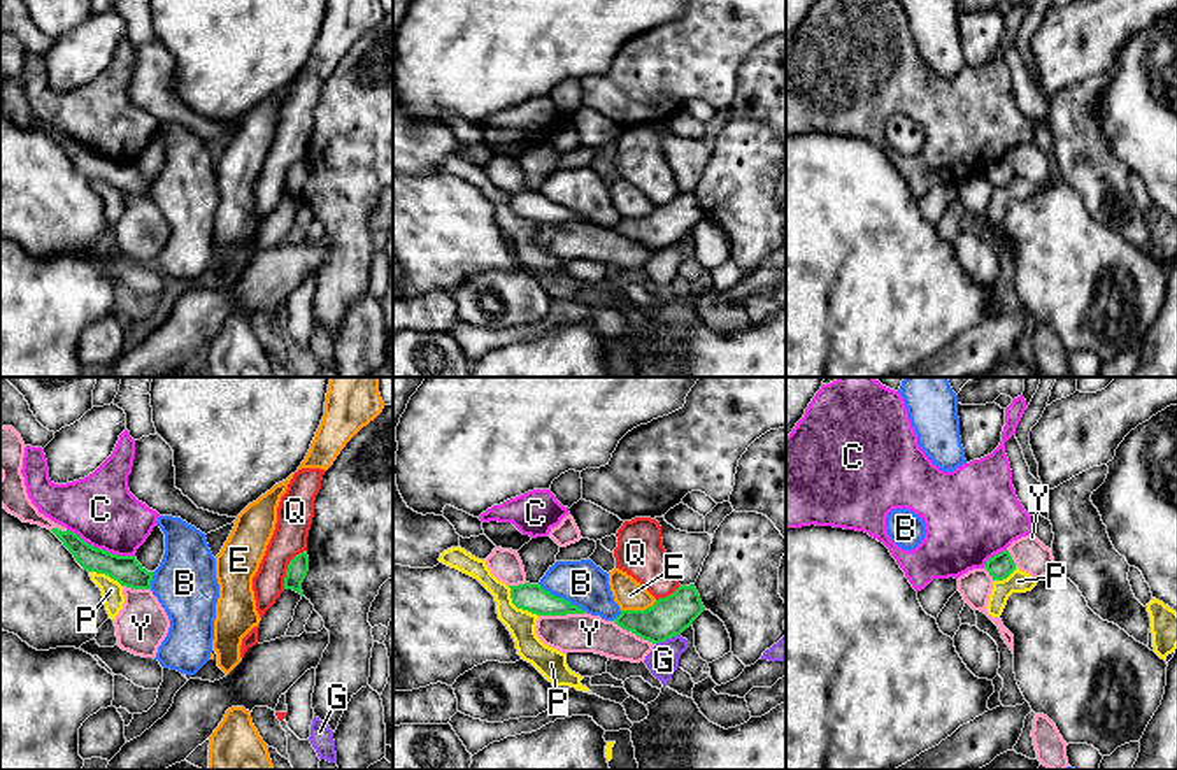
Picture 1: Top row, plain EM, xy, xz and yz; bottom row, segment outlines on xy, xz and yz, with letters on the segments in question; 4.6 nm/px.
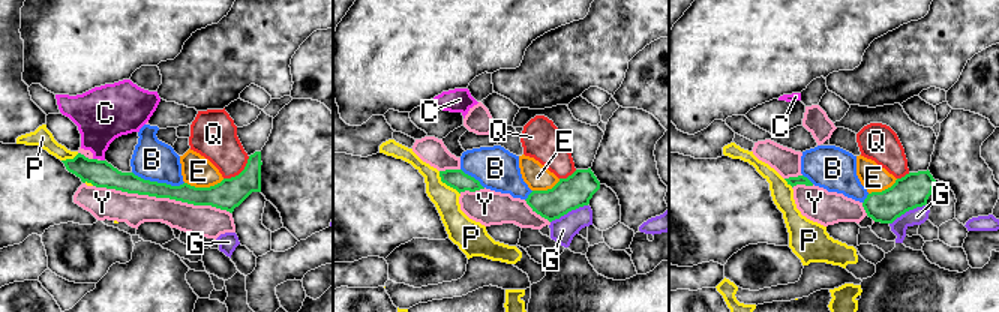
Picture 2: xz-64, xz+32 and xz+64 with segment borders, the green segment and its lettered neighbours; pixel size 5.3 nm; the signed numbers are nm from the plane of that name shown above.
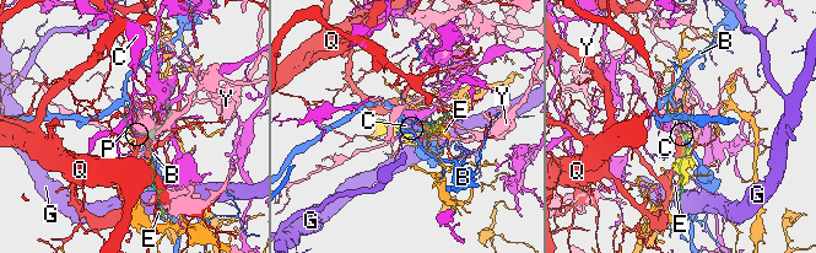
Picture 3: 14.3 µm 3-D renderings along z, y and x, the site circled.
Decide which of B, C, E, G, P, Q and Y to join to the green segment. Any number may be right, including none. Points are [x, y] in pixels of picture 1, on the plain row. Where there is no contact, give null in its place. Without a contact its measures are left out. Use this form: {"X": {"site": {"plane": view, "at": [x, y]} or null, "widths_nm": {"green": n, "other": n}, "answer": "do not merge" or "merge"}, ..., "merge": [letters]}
{"B": {"site": {"plane": "xz", "at": [562, 206]}, "widths_nm": {"green": 130, "other": 200}, "answer": "do not merge"}, "C": {"site": {"plane": "xy", "at": [100, 156]}, "widths_nm": {"green": 140, "other": 320}, "answer": "do not merge"}, "E": {"site": {"plane": "xz", "at": [639, 218]}, "widths_nm": {"green": 180, "other": 140}, "answer": "do not merge"}, "G": {"site": {"plane": "xz", "at": [667, 244]}, "widths_nm": {"green": 180, "other": 140}, "answer": "do not merge"}, "P": {"site": {"plane": "xz", "at": [518, 214]}, "widths_nm": {"green": 130, "other": 130}, "answer": "do not merge"}, "Q": {"site": {"plane": "xy", "at": [288, 174]}, "widths_nm": {"green": 90, "other": 160}, "answer": "do not merge"}, "Y": {"site": {"plane": "xz", "at": [562, 221]}, "widths_nm": {"green": 130, "other": 180}, "answer": "do not merge"}, "merge": []}

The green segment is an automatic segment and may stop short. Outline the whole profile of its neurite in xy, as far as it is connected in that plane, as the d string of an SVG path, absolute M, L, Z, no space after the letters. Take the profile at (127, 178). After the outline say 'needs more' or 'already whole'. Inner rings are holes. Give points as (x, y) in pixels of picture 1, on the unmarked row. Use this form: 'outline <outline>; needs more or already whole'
outline M53 135L51 139L63 149L84 177L105 181L132 196L151 196L154 179L147 179L135 163L118 163L96 156L70 137L61 139Z; already whole

